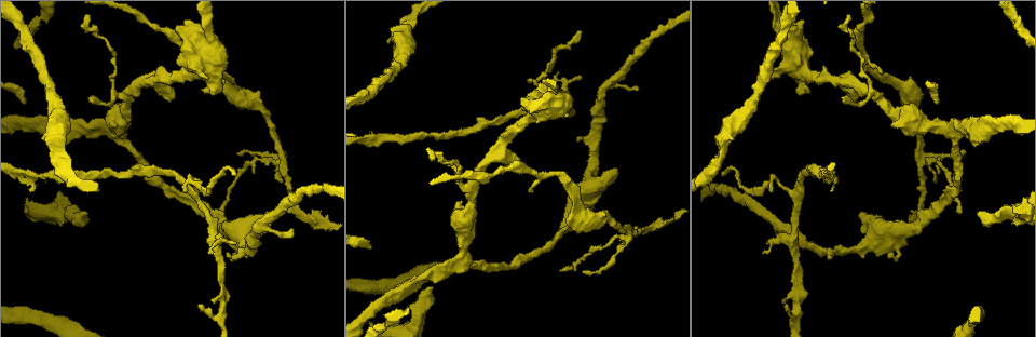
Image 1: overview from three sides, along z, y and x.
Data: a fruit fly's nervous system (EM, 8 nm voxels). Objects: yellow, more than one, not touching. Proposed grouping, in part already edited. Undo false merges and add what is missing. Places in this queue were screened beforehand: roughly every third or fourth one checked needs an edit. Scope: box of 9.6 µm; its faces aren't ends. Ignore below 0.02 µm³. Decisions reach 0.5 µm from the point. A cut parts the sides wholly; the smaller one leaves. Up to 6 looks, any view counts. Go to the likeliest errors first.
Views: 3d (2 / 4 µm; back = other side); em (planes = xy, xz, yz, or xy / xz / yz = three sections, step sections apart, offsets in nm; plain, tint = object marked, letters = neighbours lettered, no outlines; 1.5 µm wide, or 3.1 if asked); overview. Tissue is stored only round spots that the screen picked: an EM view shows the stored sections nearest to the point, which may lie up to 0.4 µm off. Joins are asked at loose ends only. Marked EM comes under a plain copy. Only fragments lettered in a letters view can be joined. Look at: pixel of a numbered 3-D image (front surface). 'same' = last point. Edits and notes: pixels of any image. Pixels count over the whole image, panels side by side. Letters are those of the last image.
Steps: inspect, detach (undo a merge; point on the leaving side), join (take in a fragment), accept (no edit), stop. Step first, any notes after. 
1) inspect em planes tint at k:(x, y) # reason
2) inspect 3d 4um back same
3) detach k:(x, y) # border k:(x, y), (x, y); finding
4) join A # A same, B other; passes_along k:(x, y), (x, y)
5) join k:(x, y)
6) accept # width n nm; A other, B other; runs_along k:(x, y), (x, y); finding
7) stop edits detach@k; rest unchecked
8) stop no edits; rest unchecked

inspect 3d 2um at 1:(84, 216)

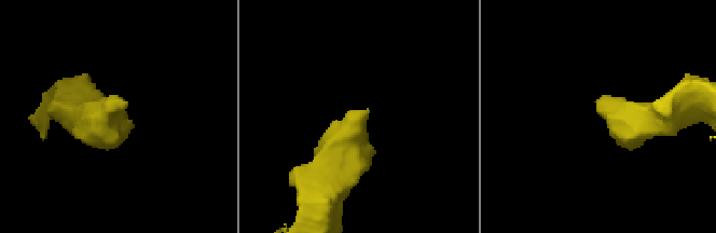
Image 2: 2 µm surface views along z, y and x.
inspect em xy step 4 tint at 2:(120, 109)

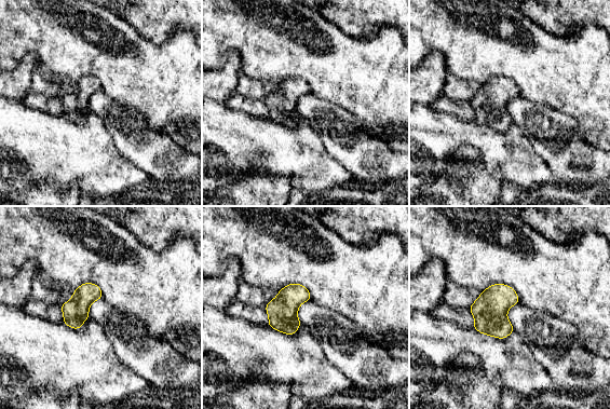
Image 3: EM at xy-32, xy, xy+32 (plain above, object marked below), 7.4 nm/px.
inspect em planes letters same # cut it another way

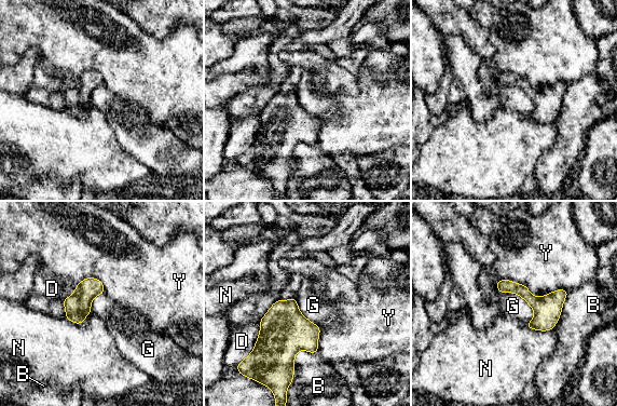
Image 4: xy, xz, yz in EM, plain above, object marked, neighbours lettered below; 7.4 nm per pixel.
accept # longest_contact Y 550 nm; B other, D other, G other, N other, Y other; border 4:(499, 292), (517, 293), (534, 317); no lettered fragment goes on from it

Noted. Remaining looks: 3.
inspect 3d 4um at 1:(830, 191) # free end

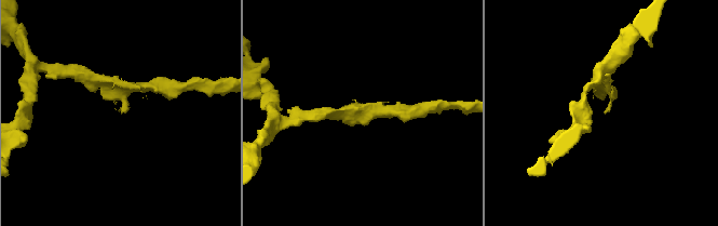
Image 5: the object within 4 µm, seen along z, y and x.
inspect em xy step 8 letters at 5:(122, 110) # need the tissue

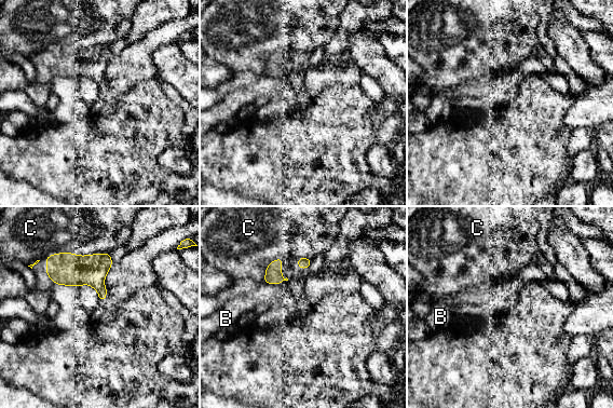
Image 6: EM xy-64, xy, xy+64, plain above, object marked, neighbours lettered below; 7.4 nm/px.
inspect em planes letters same # another direction

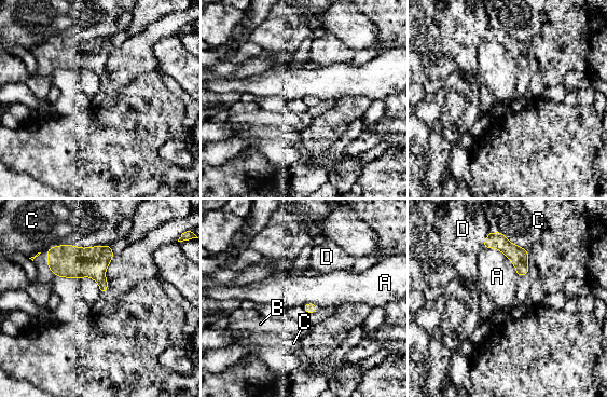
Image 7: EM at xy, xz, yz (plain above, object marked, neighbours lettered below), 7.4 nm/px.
accept # longest_contact C 480 nm; A other, B other, C other, D other; no lettered fragment goes on from it

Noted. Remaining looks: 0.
stop no edits; rest unchecked

